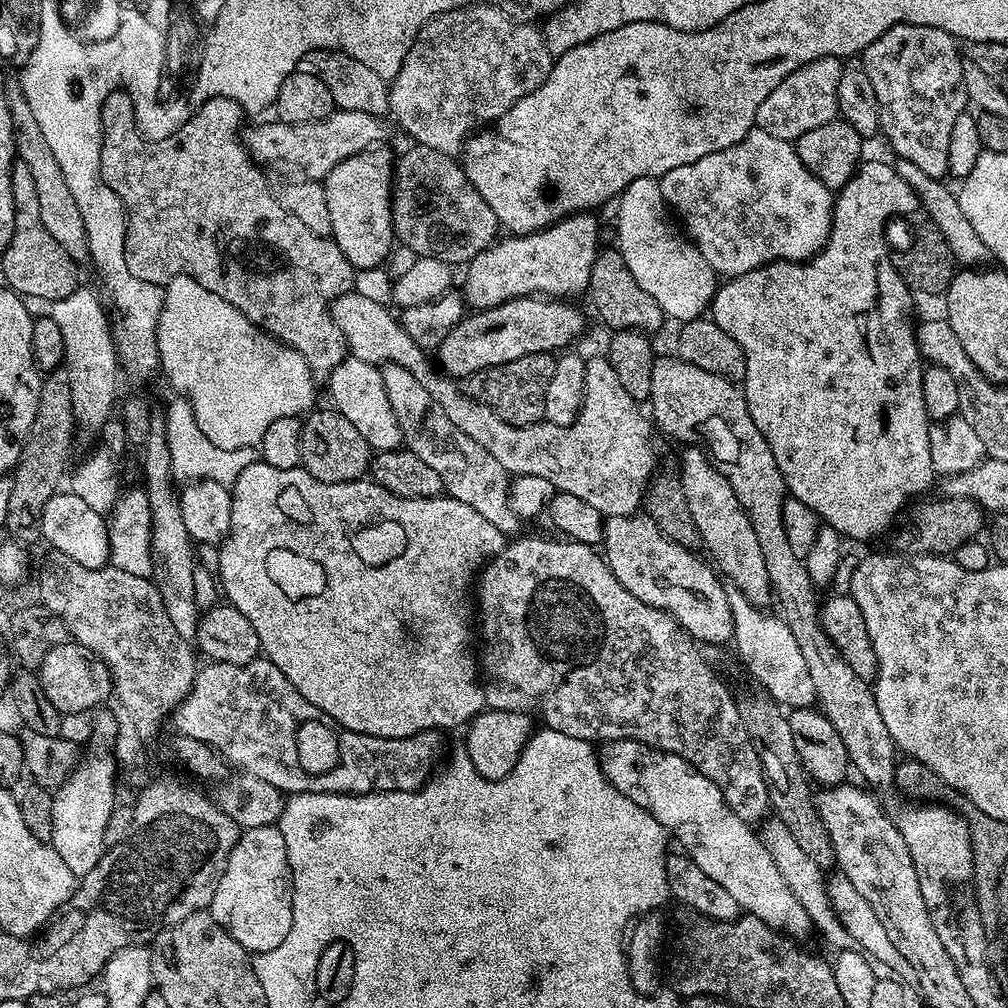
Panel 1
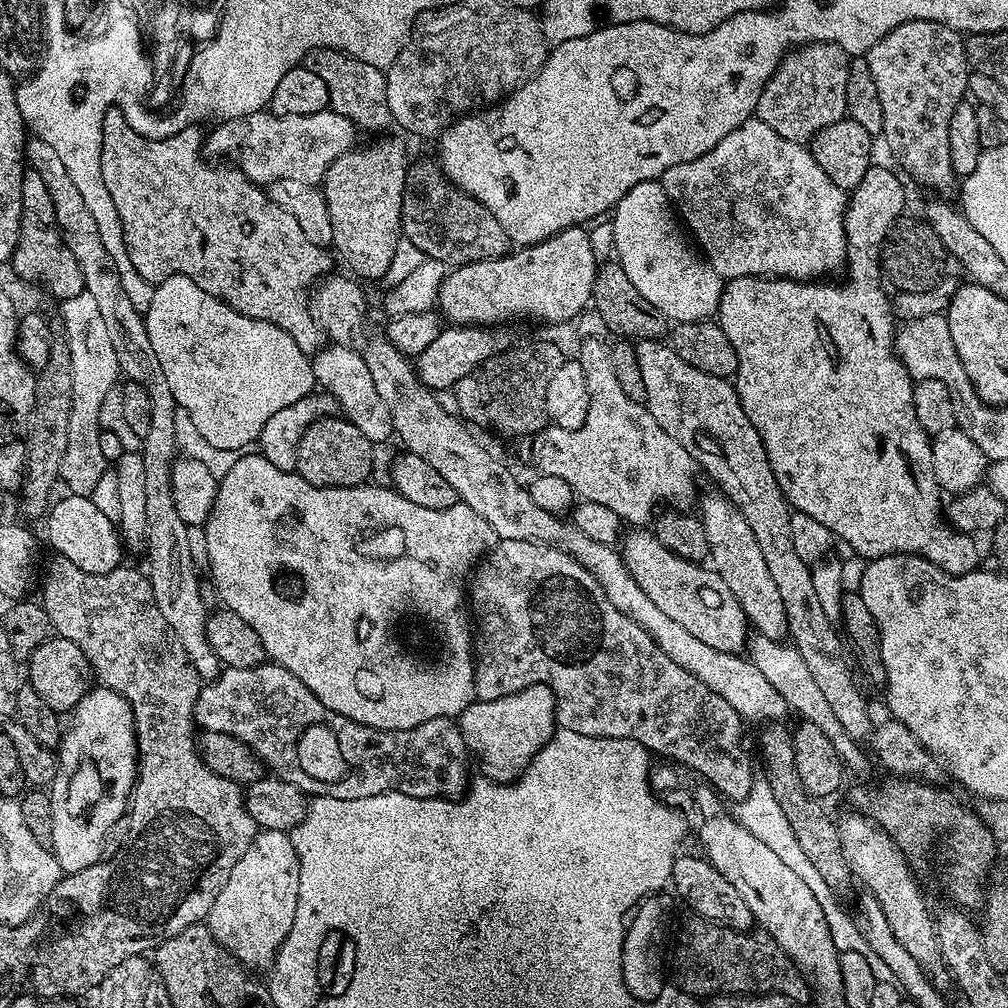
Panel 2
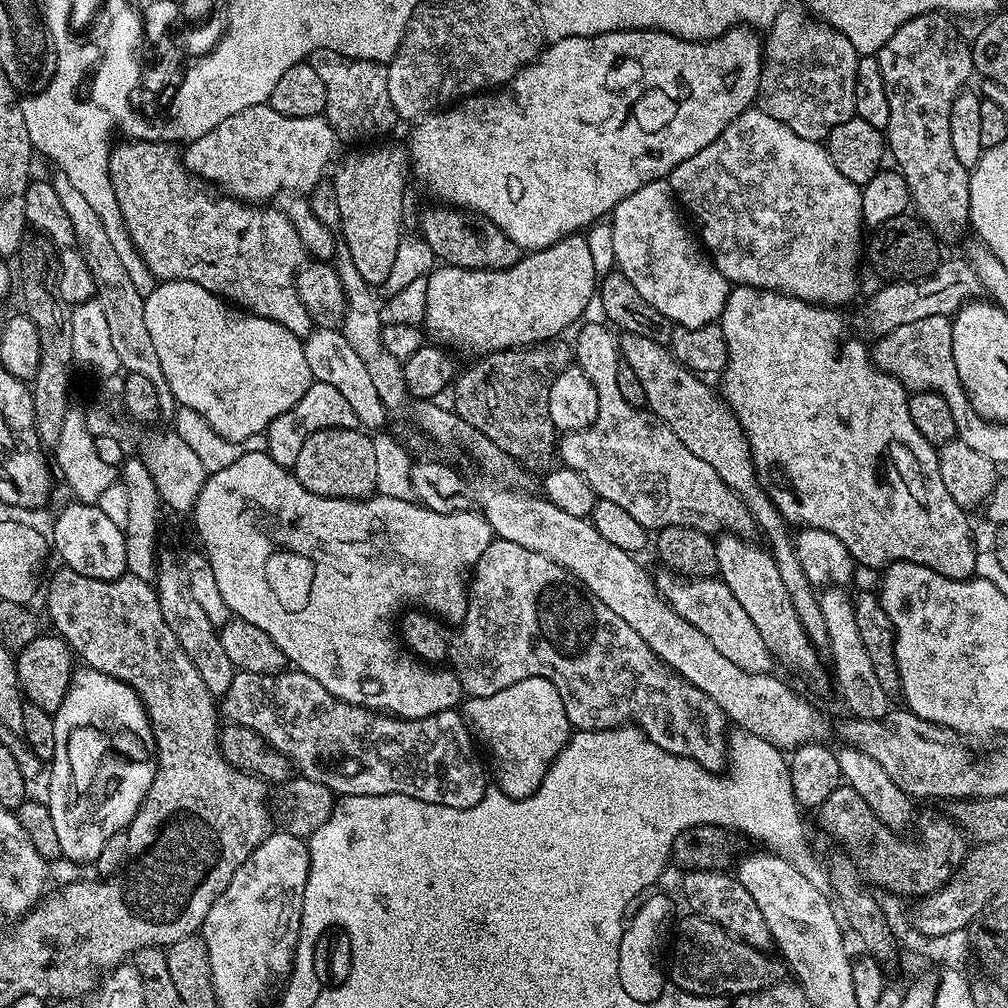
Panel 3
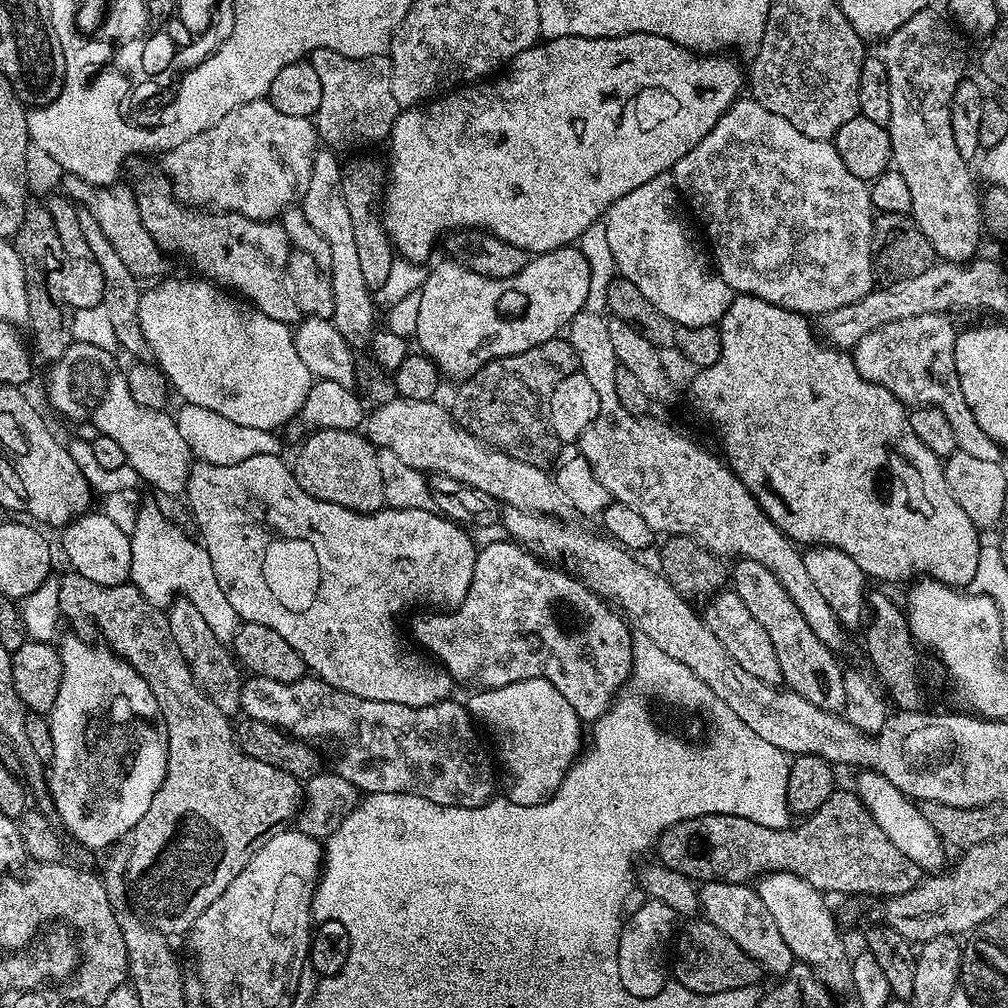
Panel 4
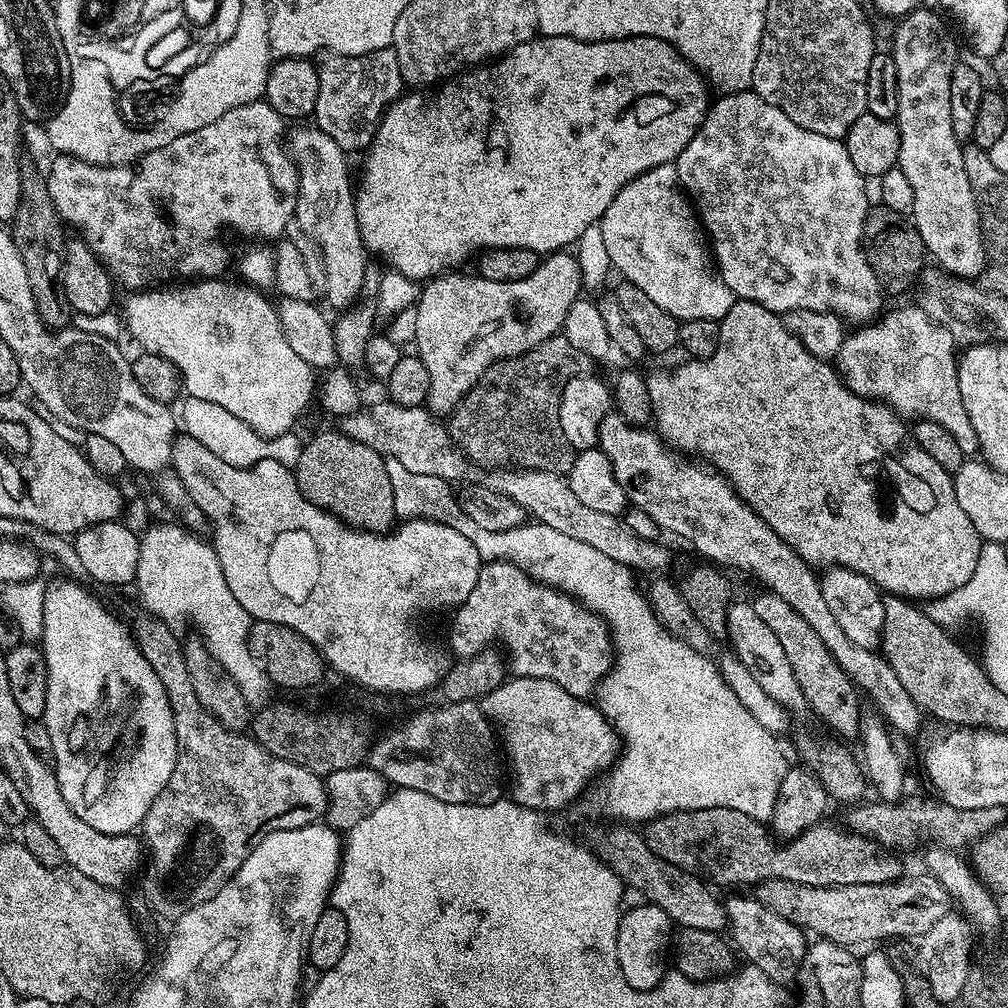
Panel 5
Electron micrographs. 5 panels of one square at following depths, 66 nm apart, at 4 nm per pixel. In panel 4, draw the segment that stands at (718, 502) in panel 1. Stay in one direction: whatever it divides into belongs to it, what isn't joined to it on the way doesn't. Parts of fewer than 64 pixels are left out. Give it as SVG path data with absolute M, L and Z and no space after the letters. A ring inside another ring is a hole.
M737 559L730 568L731 591L742 598L742 602L758 618L758 622L770 634L770 642L774 646L774 654L778 654L778 666L782 670L782 681L791 691L797 692L806 702L814 702L827 712L843 713L846 706L845 669L840 668L837 653L831 652L810 630L806 618L802 618L802 610L794 606L794 598L786 594L782 582L774 578L762 562Z

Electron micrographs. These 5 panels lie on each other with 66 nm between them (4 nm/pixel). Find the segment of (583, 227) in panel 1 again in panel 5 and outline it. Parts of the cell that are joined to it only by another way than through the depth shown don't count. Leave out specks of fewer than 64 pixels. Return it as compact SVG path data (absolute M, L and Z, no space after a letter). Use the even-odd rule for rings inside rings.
M564 250L545 255L534 274L518 278L518 282L490 282L479 274L463 276L462 273L460 270L448 270L433 276L421 287L415 306L418 310L418 334L414 352L422 366L426 366L426 374L430 374L426 407L433 414L452 413L490 365L526 354L526 350L534 350L534 346L557 335L563 329L570 306L582 296L580 267L575 255Z

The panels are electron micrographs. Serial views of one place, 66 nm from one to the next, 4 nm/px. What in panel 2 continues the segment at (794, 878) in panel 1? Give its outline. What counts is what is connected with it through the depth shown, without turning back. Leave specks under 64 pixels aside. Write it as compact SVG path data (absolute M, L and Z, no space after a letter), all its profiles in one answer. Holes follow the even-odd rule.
M763 778L757 779L752 785L752 792L749 796L739 801L735 807L736 821L742 826L746 826L746 830L750 830L750 834L754 834L754 838L759 838L766 846L770 846L770 850L774 850L774 854L778 854L778 858L782 858L783 864L788 869L794 870L794 874L798 874L798 878L802 878L802 882L806 882L806 886L810 886L814 898L818 898L818 906L822 906L822 914L826 914L826 922L833 926L850 923L851 914L846 909L840 908L841 897L834 890L830 890L830 886L826 886L825 880L822 879L822 873L810 863L809 856L803 852L802 845L798 843L798 837L795 836L790 822L786 820L786 813L782 811L778 798L774 798L774 790L770 788L768 781Z

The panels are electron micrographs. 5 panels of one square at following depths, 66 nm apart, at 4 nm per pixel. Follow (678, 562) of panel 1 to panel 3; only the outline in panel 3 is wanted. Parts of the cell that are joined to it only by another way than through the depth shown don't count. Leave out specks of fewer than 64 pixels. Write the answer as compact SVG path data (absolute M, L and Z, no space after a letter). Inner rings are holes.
M660 570L660 573L655 573L654 579L656 590L663 596L665 602L678 615L686 618L686 622L690 622L690 626L702 630L702 634L706 634L706 638L710 638L713 646L724 657L730 658L730 662L734 662L734 666L738 666L741 670L746 670L750 674L771 673L773 671L774 661L762 634L758 634L754 622L750 619L750 614L746 614L746 610L742 610L738 598L734 598L734 594L730 594L730 586L726 586L723 580L719 578L685 578L671 570Z

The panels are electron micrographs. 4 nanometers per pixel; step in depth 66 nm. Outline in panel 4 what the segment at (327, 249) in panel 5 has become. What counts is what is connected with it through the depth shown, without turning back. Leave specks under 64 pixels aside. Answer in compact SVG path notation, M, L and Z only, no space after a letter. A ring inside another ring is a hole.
M332 150L317 151L312 162L310 186L304 195L302 207L310 226L314 226L314 230L318 230L318 234L322 234L326 242L330 242L330 279L334 294L334 314L331 322L338 334L342 334L342 338L346 338L350 345L358 346L371 337L378 320L378 308L374 303L374 292L368 288L361 273L352 222L342 194L342 164L340 160L336 161L336 156L337 153Z

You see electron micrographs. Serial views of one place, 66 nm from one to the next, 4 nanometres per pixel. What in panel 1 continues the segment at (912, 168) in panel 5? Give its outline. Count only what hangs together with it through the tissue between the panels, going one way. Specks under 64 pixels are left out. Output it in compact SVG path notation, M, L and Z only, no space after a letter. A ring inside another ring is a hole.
M899 24L886 30L882 38L870 42L870 46L862 53L862 59L866 75L874 86L874 98L878 98L880 132L888 139L893 153L916 163L925 174L947 177L950 130L968 104L966 86L962 82L965 61L962 59L962 48L956 37L946 34L946 30L938 30L938 26Z

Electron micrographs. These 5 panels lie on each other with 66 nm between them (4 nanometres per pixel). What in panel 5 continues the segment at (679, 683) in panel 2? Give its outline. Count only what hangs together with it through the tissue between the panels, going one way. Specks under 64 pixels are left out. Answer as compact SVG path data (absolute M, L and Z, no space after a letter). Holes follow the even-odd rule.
M490 560L481 563L478 582L470 590L470 598L451 613L452 625L448 628L448 644L456 658L471 658L479 652L491 649L495 640L504 647L507 667L512 676L529 676L558 682L562 690L572 696L588 698L599 689L604 675L612 668L612 634L608 623L585 608L575 596L567 596L549 584L539 584L516 564L506 560Z

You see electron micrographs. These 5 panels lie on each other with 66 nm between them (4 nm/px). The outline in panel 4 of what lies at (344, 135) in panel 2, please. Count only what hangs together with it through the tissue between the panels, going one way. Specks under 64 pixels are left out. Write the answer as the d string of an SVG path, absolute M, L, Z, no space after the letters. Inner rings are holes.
M265 98L254 102L246 102L242 106L230 110L230 114L226 114L226 118L222 118L222 122L214 122L214 126L210 126L210 130L193 132L190 139L182 142L182 146L174 146L169 152L163 153L164 168L162 168L162 172L163 175L167 176L168 181L172 183L172 193L182 204L187 204L197 210L237 212L251 220L276 220L285 210L299 205L303 201L306 190L310 186L312 162L316 158L317 151L318 133L315 123L307 116L294 118L294 114L282 114L282 110L274 110L274 106Z

